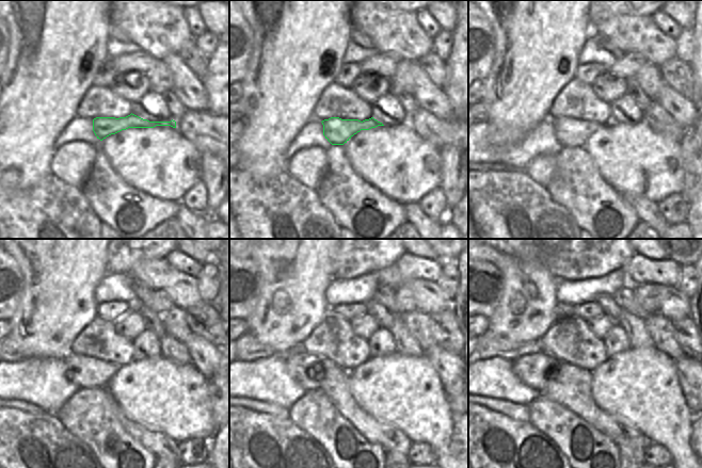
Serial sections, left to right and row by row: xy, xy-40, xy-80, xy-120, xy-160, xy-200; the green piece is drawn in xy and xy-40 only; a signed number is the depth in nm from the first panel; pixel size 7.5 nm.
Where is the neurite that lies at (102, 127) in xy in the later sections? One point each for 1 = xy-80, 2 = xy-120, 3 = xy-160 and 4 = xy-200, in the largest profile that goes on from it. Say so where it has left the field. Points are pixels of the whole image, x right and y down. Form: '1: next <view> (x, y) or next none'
1: next xy-80 (571, 132)
2: next xy-120 (85, 372)
3: next xy-160 (308, 369)
4: next xy-200 (536, 370)

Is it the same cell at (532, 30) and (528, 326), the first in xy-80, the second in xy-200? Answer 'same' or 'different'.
same

